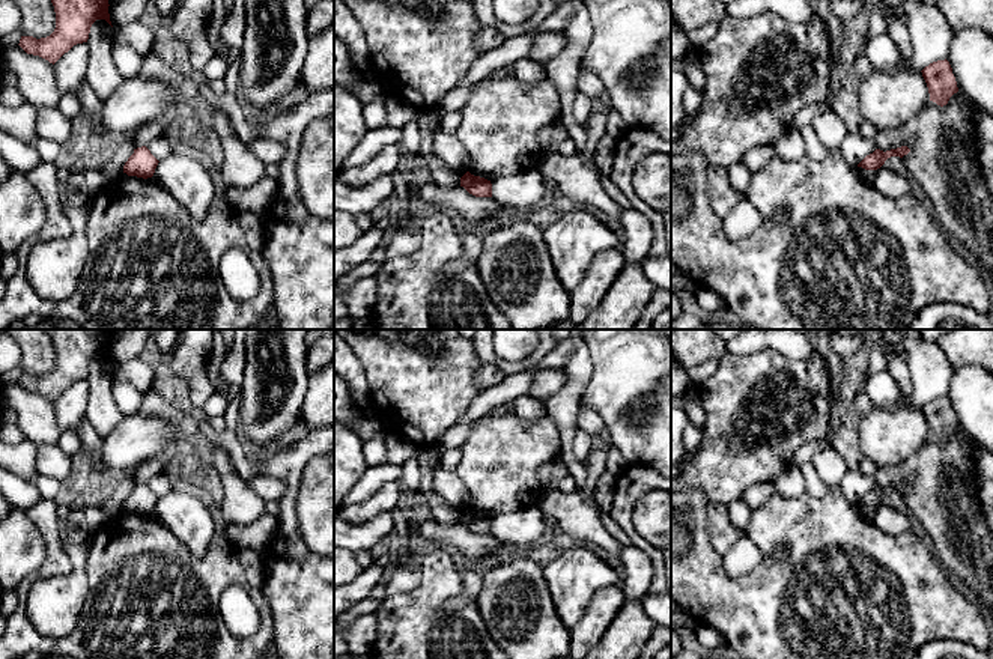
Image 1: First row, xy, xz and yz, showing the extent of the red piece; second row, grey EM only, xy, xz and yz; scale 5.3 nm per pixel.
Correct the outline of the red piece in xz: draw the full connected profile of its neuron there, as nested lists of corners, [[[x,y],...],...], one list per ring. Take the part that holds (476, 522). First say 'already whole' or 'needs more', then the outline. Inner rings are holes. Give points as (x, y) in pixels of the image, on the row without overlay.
already whole | [[[466,509],[460,515],[460,524],[463,524],[469,531],[475,534],[492,534],[492,521],[490,518],[474,513],[469,509]]]

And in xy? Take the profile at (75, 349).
already whole | [[[45,330],[51,337],[56,349],[56,366],[47,373],[36,376],[33,373],[21,373],[20,384],[33,393],[39,393],[50,400],[56,400],[74,382],[87,379],[90,364],[96,357],[105,357],[110,363],[108,337],[111,330]]]

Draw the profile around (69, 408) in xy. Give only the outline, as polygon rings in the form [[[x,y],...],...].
[[[86,379],[74,382],[54,400],[54,417],[60,430],[77,430],[86,417],[90,387]]]

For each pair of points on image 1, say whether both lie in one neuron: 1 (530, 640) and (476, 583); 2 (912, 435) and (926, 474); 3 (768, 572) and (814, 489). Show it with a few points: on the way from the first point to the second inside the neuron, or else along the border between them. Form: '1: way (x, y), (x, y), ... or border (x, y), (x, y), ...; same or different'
1: border (483, 577), (483, 586), (476, 599); different
2: border (929, 437), (901, 464), (886, 467); different
3: border (829, 486), (820, 495), (805, 492); different

